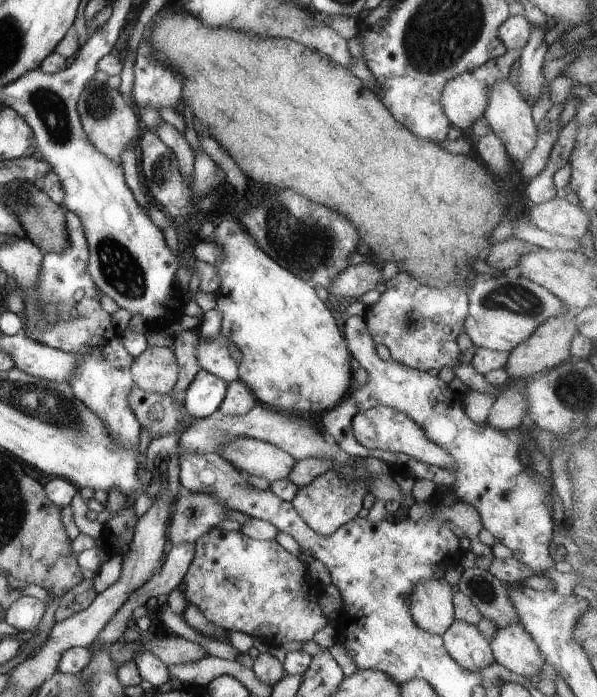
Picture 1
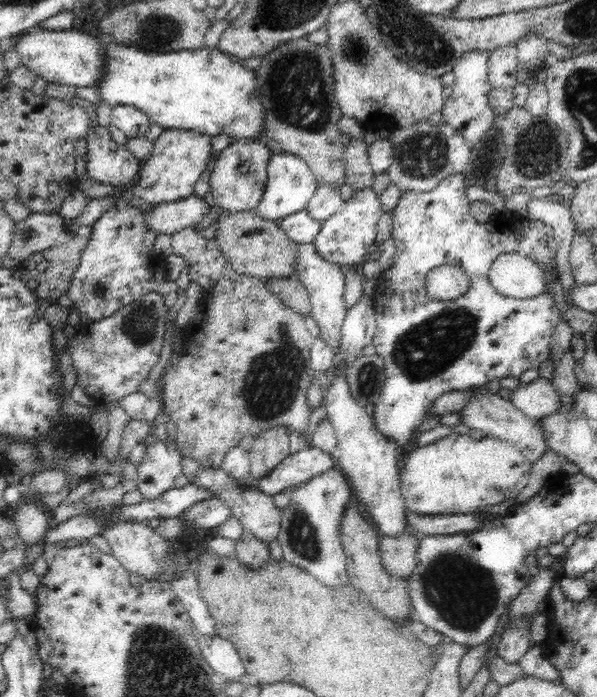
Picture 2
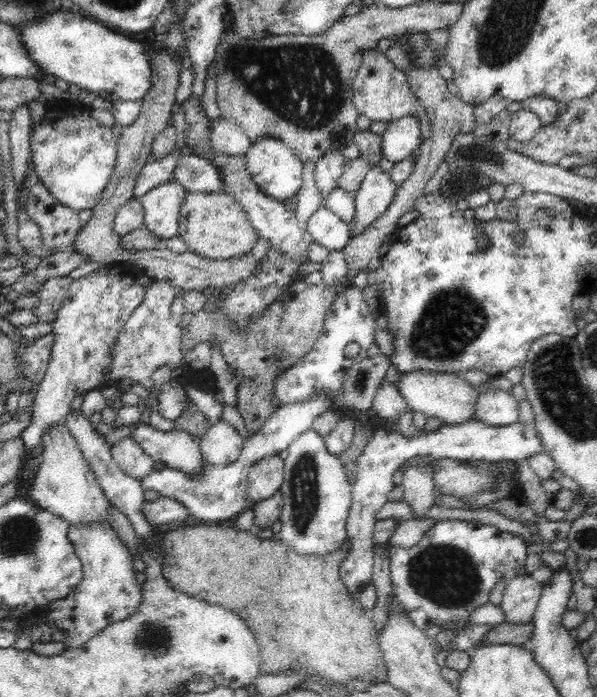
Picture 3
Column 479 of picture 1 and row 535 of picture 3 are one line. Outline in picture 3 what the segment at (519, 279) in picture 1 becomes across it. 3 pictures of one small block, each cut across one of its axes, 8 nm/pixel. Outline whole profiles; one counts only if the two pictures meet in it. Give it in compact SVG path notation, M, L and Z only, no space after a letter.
M313 429L300 434L288 446L288 455L284 459L283 484L280 488L284 504L279 520L282 523L280 540L290 544L302 556L328 556L344 546L347 538L347 518L351 507L351 489L344 464L336 454L330 454L326 449L325 438Z

